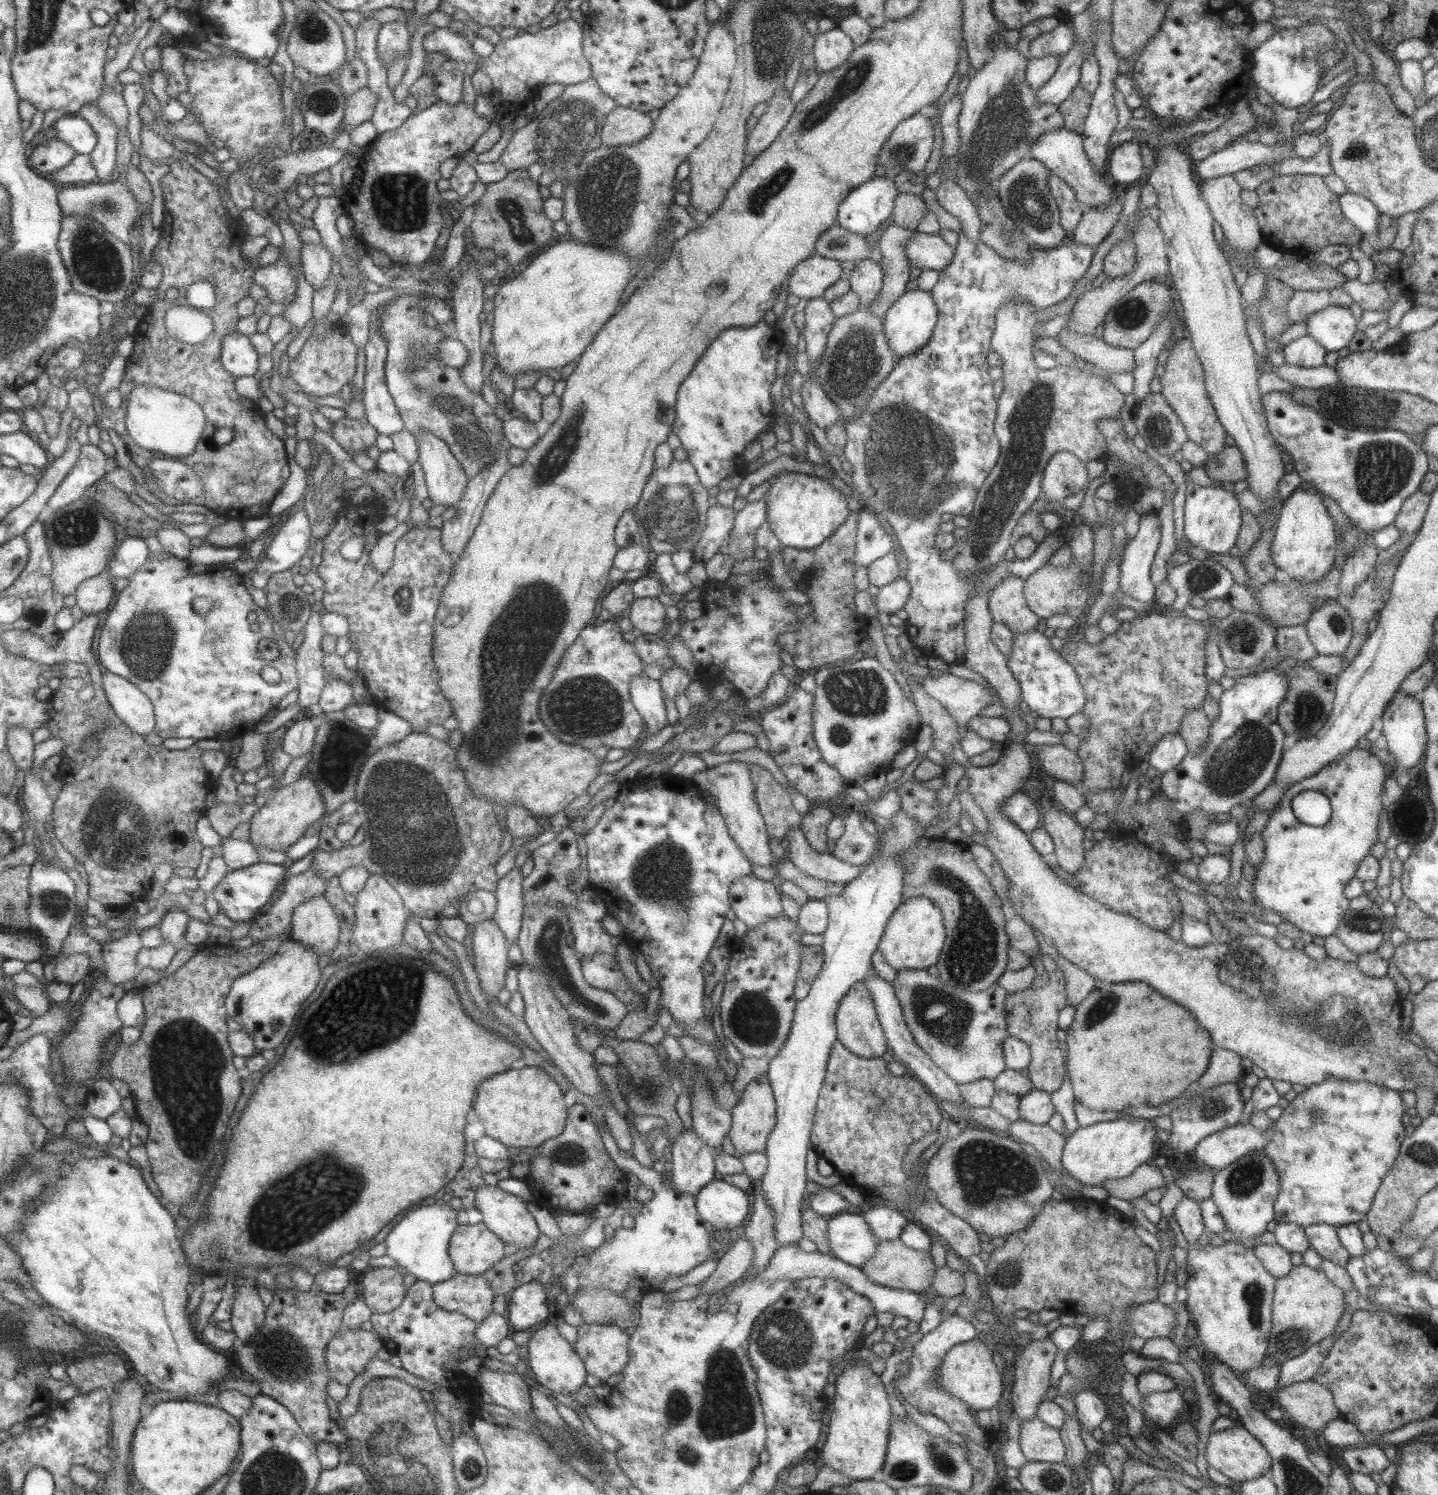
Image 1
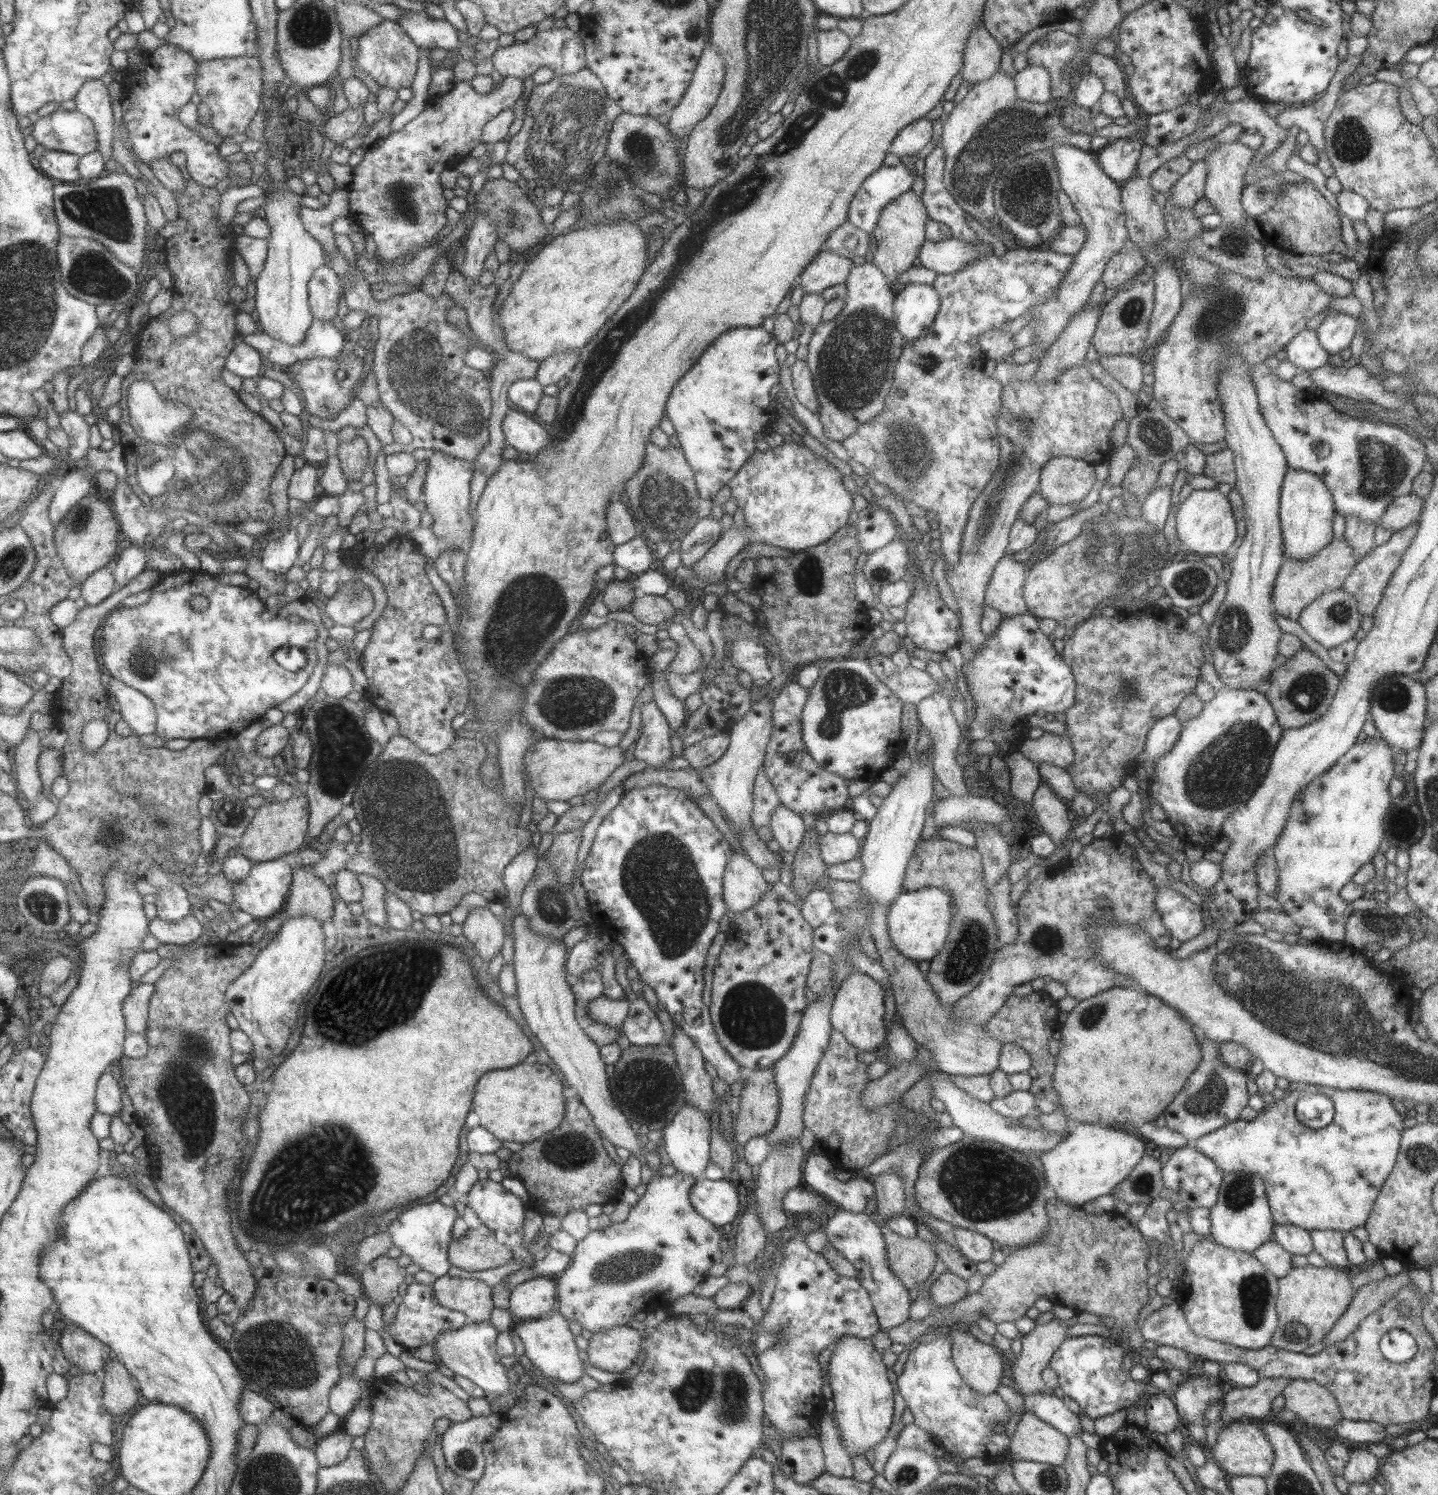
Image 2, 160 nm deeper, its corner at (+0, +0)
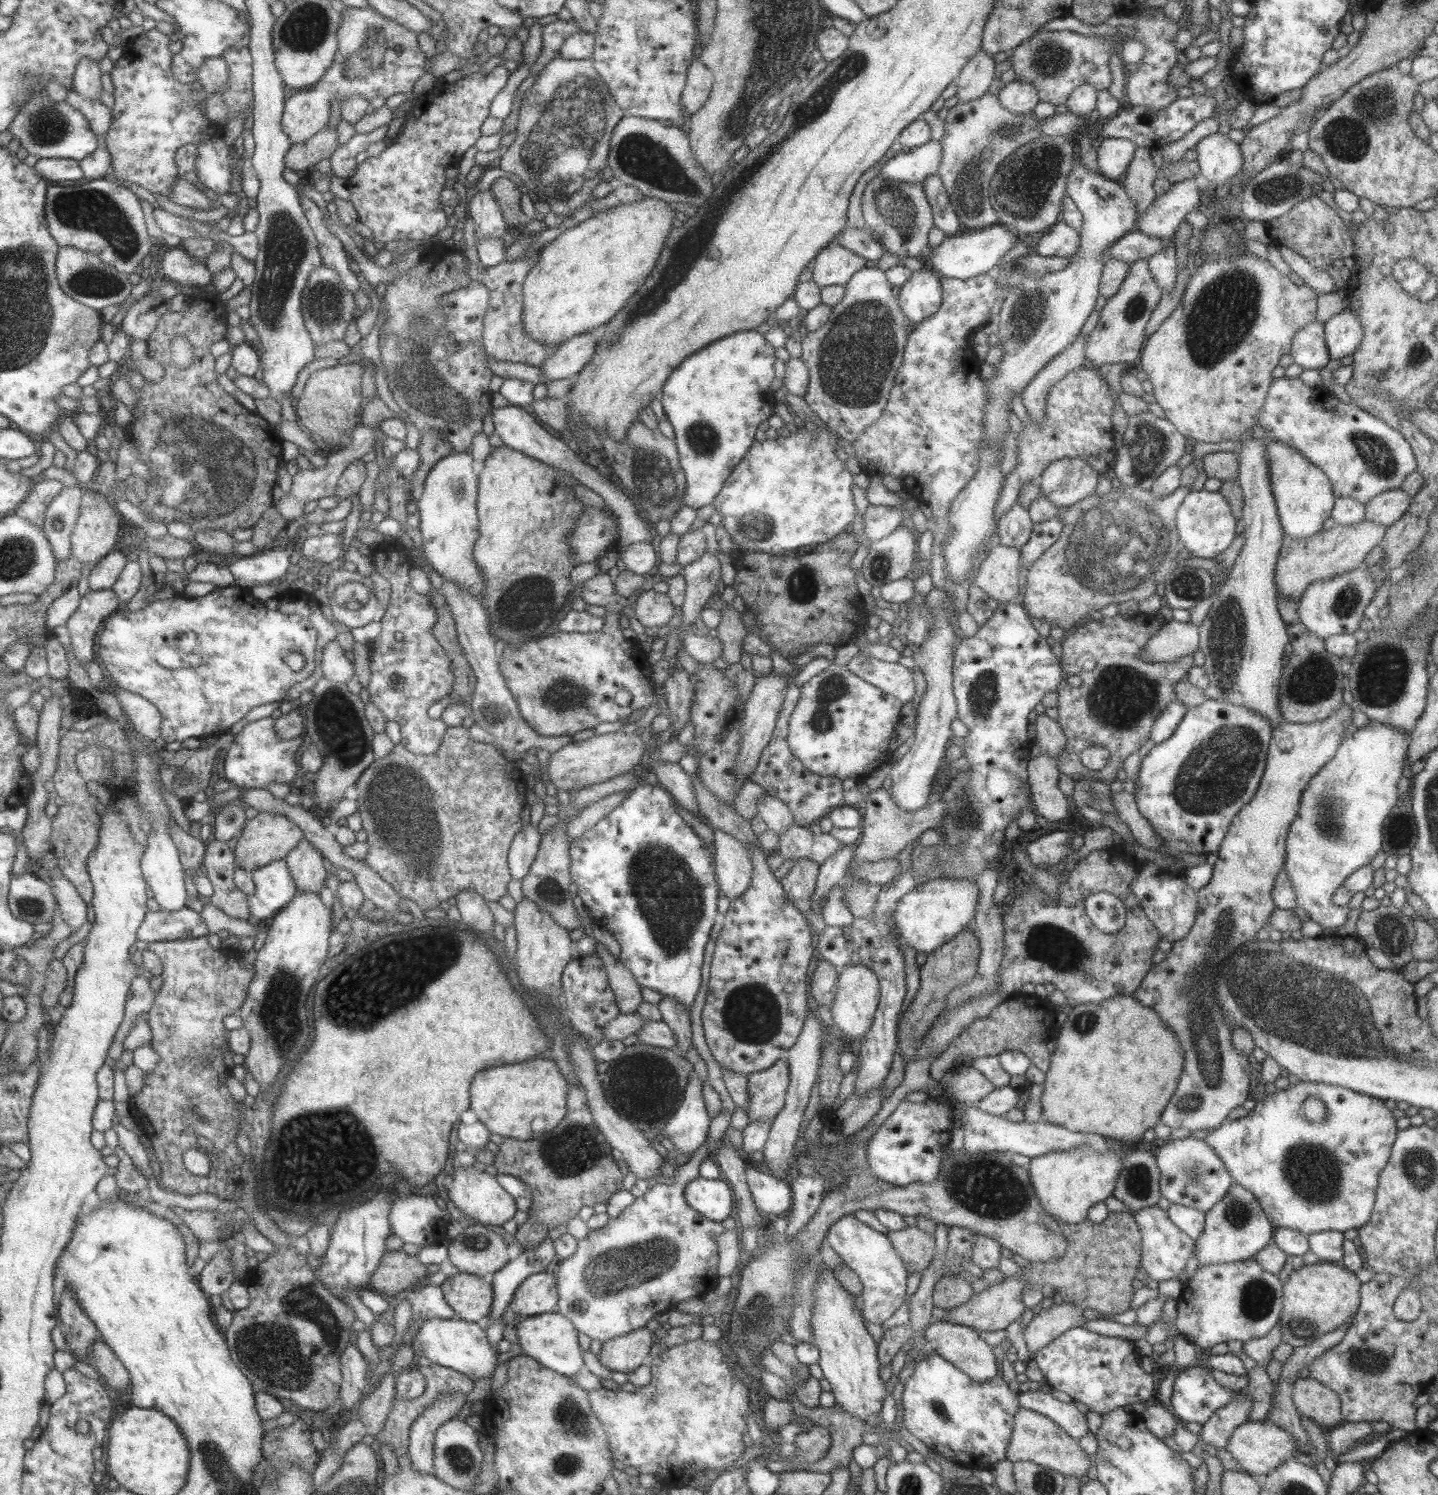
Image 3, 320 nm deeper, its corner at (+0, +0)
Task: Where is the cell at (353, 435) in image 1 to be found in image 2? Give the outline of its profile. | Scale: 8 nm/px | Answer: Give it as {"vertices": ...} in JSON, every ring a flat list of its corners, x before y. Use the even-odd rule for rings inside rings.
{"vertices":[[359,435,350,442,341,442,339,447,339,459,347,483,359,481,368,463,369,450,367,443]]}

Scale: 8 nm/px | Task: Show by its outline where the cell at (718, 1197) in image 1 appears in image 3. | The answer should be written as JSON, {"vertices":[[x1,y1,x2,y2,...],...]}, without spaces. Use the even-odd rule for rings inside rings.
{"vertices":[[695,1178,684,1186,684,1202,704,1218,721,1222,735,1210,731,1188,723,1178]]}

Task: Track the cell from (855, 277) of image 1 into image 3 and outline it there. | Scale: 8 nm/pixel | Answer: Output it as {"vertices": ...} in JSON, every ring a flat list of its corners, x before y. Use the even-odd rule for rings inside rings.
{"vertices":[[876,266,860,268,844,287,843,298,832,307,828,319,817,330,800,337,799,358,808,368,807,390,802,398,821,422,843,441,852,444,883,412,912,327,893,296,892,284]]}

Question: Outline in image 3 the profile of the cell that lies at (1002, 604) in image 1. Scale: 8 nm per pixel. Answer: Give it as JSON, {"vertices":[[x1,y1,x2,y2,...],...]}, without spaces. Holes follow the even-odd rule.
{"vertices":[[996,545,979,564,973,582,998,603,1017,601,1021,552,1017,548]]}

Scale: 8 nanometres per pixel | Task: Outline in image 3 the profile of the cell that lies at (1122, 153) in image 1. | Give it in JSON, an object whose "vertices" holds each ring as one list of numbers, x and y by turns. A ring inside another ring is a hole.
{"vertices":[[1104,138,1096,149,1096,161,1101,174,1120,181,1135,149,1135,144,1125,138]]}

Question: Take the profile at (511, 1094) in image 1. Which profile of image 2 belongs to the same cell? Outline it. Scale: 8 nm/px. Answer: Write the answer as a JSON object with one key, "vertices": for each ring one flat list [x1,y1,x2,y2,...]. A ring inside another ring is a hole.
{"vertices":[[519,1063,509,1068,495,1069,493,1072,485,1072,475,1084,474,1095,471,1099,471,1108,479,1118,479,1127,488,1130,500,1141,530,1143,538,1139,542,1134,559,1126,564,1115,564,1098,561,1095,563,1083,547,1065,538,1063]]}

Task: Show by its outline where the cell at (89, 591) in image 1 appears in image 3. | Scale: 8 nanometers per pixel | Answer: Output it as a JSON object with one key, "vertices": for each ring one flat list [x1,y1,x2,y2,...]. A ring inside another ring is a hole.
{"vertices":[[115,550,105,556,89,575,89,587,93,591,112,589,129,563,127,553]]}

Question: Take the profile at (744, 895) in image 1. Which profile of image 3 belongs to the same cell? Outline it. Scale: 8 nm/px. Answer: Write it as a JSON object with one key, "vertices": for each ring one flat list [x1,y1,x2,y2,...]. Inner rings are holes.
{"vertices":[[714,829,712,836,715,879,720,892,731,902,749,888,749,853,742,842,721,829]]}

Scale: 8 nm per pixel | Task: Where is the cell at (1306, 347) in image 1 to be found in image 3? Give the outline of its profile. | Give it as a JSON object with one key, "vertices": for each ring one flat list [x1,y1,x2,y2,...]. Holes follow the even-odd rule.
{"vertices":[[1311,321,1296,330,1290,350,1293,362,1301,368,1323,368,1330,359,1324,341,1324,324]]}

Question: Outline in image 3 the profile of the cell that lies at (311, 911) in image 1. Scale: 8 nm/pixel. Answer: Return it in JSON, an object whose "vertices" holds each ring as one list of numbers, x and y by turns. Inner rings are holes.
{"vertices":[[305,838,286,859,298,884,299,894,315,892,317,896,320,896,328,872,328,867,325,868,326,856,309,839]]}

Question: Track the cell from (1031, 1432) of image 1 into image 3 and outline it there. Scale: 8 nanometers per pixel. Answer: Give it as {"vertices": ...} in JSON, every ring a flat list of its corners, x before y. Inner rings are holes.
{"vertices":[[1019,1408,1014,1415,1011,1438,1006,1450,1006,1460,1012,1464,1028,1461,1062,1474,1063,1476,1081,1477,1091,1466,1090,1456,1080,1447,1077,1440,1071,1438,1055,1422,1027,1408]]}

